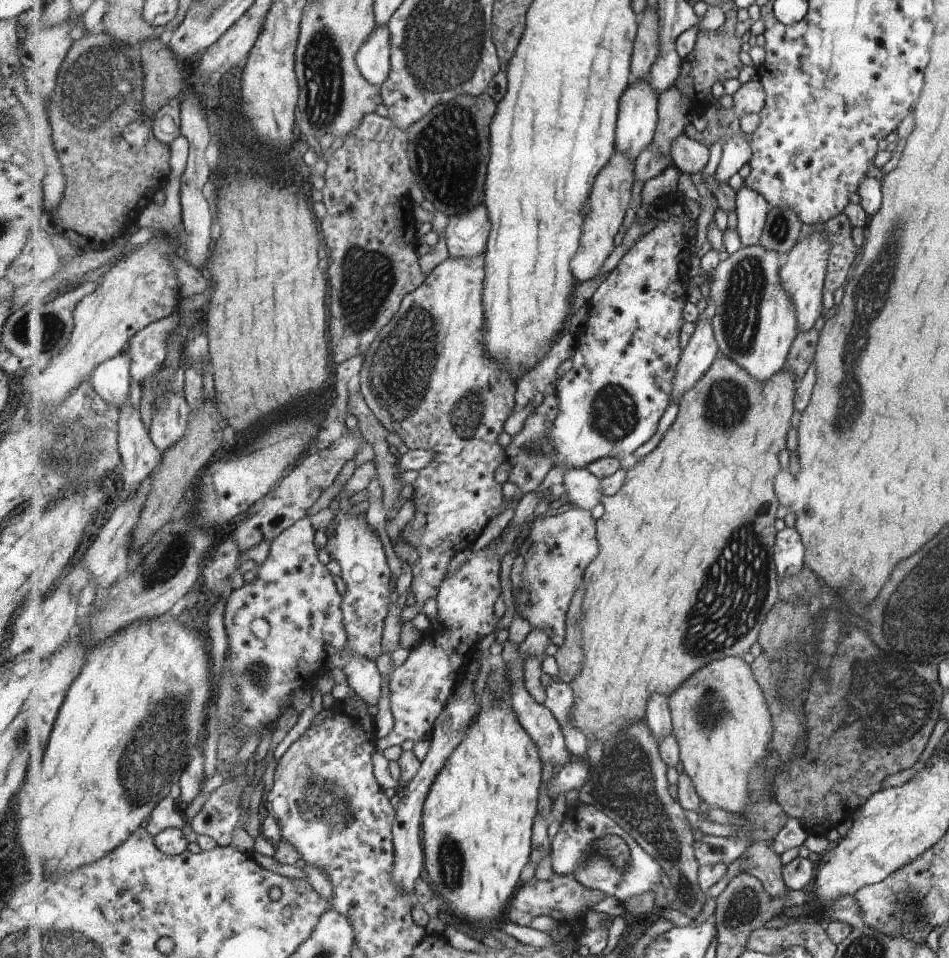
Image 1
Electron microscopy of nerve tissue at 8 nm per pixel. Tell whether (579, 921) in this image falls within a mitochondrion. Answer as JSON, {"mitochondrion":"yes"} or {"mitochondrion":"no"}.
{"mitochondrion":"no"}

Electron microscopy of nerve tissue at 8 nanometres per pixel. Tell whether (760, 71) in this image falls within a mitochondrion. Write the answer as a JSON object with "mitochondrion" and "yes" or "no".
{"mitochondrion":"no"}

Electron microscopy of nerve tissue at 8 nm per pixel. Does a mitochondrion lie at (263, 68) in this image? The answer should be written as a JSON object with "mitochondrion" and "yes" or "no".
{"mitochondrion":"no"}

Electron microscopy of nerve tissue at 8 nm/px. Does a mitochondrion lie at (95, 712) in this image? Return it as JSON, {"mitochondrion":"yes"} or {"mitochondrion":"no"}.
{"mitochondrion":"no"}

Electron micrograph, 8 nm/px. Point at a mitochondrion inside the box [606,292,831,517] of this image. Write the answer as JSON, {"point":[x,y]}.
{"point":[725,407]}

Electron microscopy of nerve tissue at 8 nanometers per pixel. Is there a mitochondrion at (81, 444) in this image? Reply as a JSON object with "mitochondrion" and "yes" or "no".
{"mitochondrion":"yes"}

